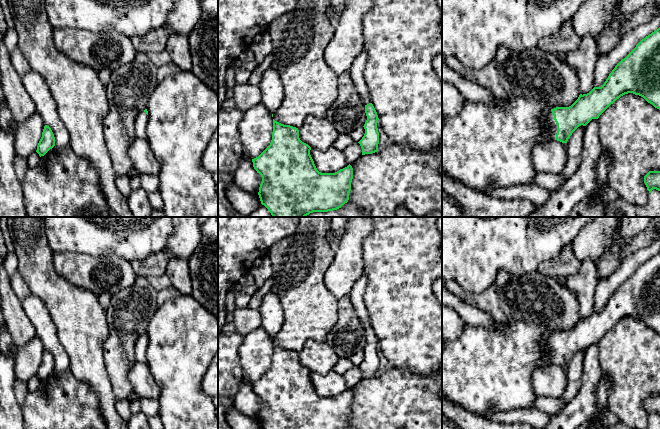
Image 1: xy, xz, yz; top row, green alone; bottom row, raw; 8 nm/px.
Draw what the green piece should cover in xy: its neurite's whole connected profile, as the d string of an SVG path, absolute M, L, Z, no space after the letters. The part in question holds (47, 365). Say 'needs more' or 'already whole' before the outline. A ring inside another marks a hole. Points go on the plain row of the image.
already whole; M47 349L44 350L42 361L38 367L36 376L39 380L44 380L50 373L55 370L55 361L51 352Z

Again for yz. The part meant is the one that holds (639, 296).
needs more; M660 251L642 263L609 298L601 311L594 311L587 318L580 318L569 331L556 331L541 339L542 347L550 354L552 363L567 367L572 357L581 349L586 350L621 320L633 317L643 321L660 334Z

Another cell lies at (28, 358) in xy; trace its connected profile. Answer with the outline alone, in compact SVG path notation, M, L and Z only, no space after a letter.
M38 335L25 346L17 348L14 370L18 381L27 383L31 377L36 376L44 350L44 344Z

